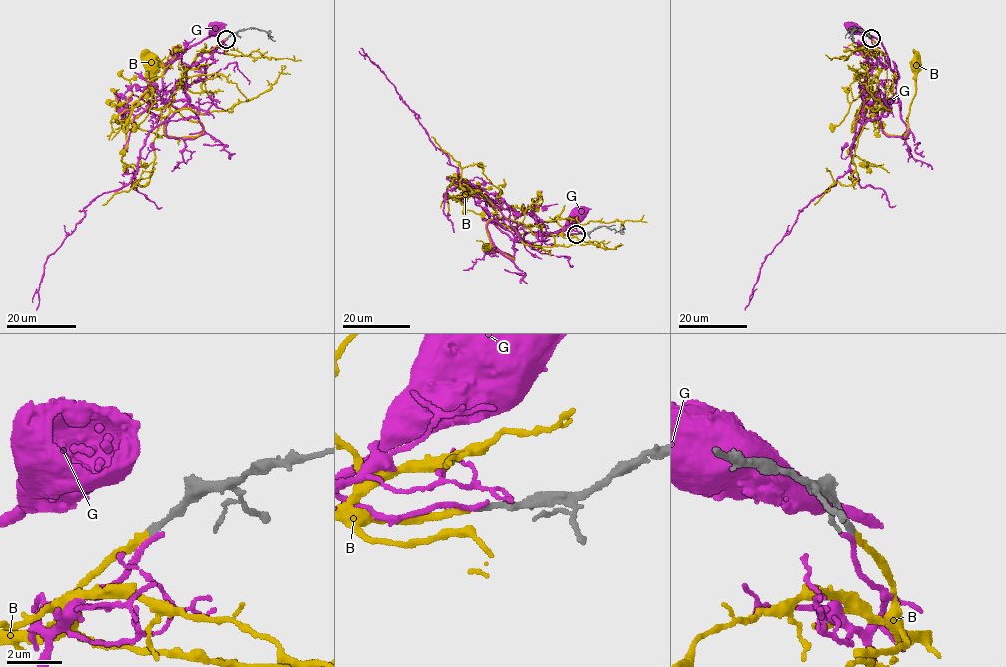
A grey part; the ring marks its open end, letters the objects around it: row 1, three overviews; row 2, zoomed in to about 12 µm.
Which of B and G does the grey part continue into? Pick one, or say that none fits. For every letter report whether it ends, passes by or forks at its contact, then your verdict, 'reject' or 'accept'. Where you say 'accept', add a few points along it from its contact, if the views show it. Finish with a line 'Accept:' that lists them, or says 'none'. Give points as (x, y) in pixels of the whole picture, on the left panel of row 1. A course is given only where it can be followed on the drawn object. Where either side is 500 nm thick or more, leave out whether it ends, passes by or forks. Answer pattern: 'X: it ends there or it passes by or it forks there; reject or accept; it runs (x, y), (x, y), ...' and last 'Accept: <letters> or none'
B: it ends there; accept; it runs (225, 38), (202, 52), (172, 92), (165, 135), (195, 137), (203, 126), (156, 92), (153, 67)
G: it ends there; reject
Accept: B

